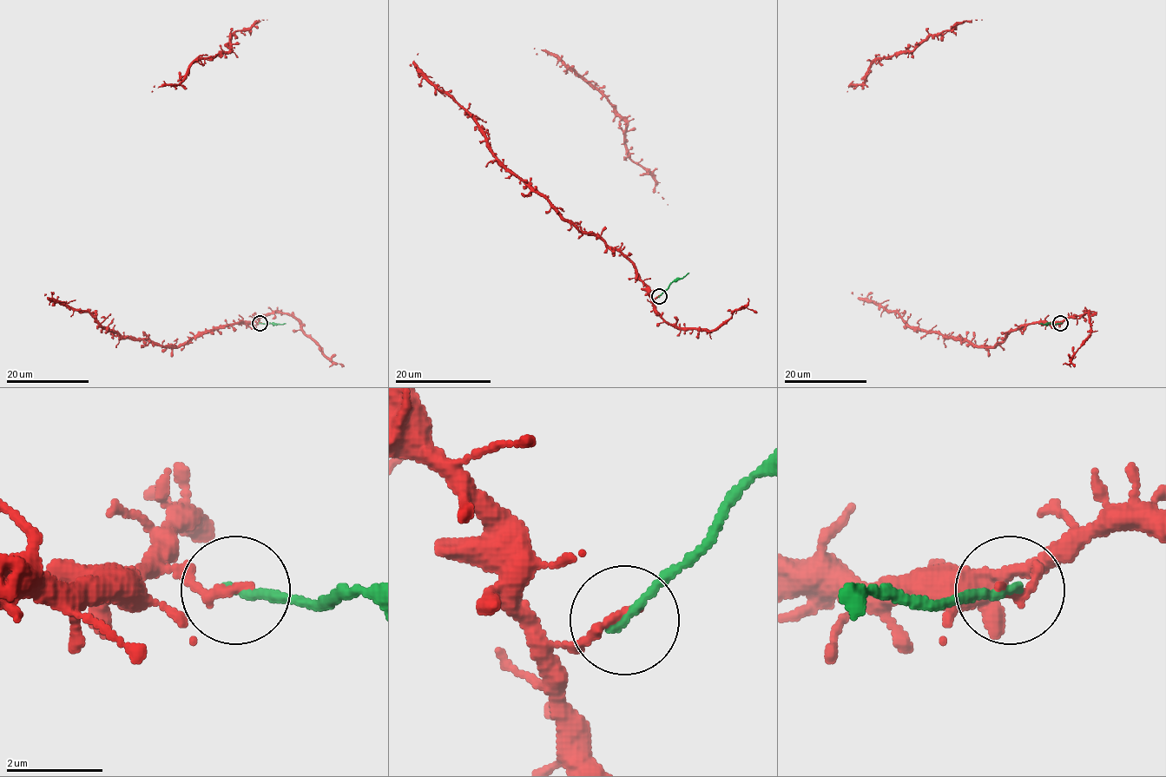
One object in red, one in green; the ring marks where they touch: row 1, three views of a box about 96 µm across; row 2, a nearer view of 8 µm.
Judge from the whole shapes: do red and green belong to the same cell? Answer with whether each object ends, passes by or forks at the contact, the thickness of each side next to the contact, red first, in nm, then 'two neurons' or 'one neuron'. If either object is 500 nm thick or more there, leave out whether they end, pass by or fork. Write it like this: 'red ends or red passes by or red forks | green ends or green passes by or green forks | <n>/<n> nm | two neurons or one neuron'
red ends | green ends | 200/180 nm | two neurons

